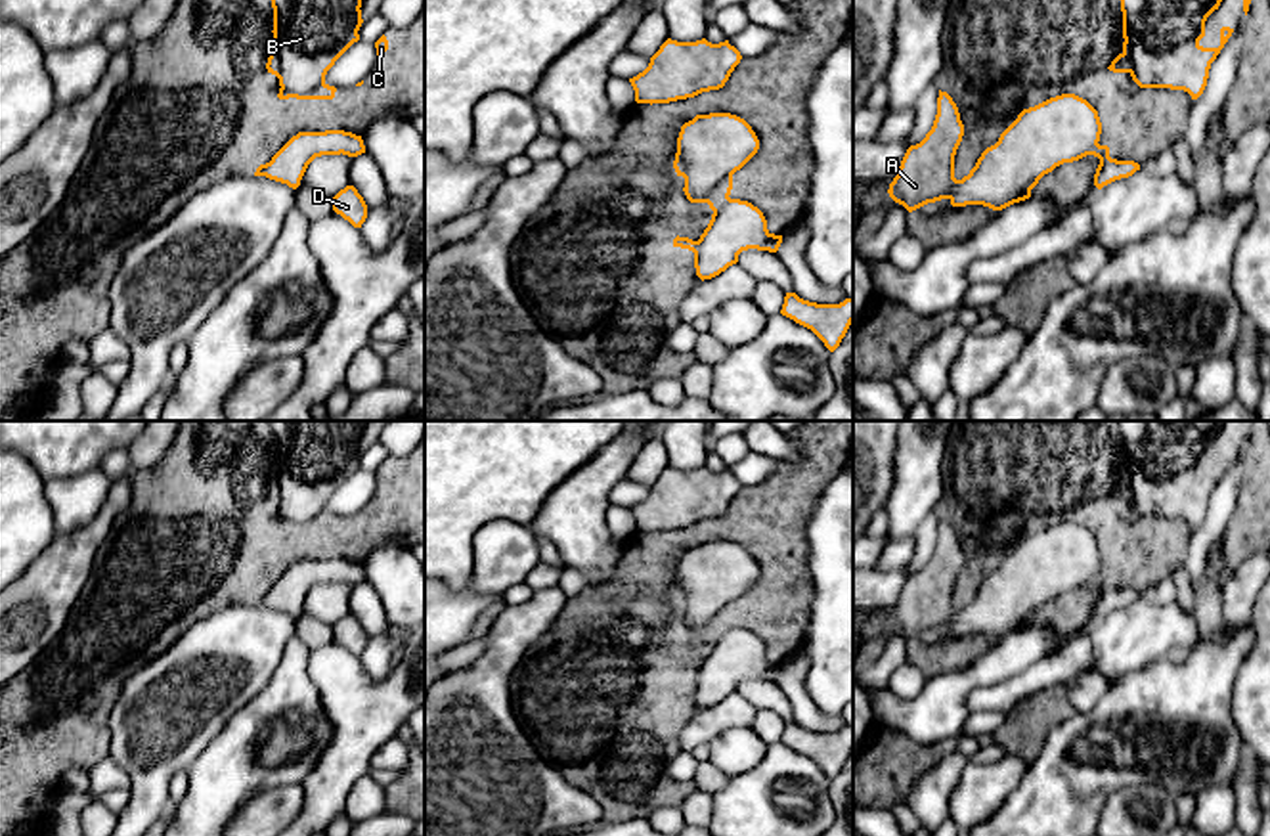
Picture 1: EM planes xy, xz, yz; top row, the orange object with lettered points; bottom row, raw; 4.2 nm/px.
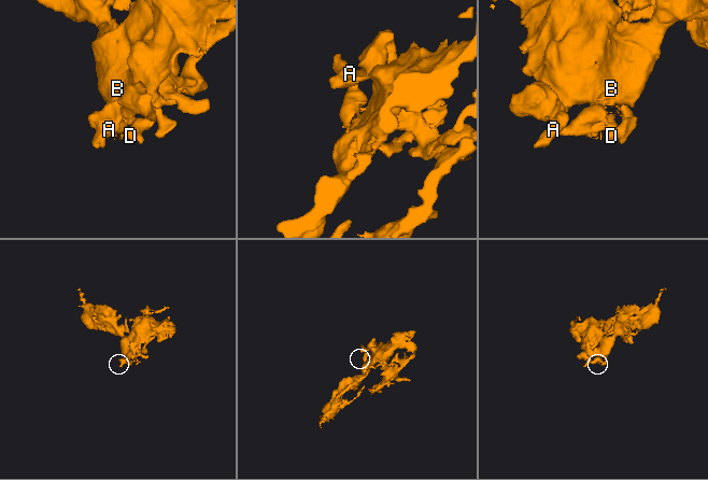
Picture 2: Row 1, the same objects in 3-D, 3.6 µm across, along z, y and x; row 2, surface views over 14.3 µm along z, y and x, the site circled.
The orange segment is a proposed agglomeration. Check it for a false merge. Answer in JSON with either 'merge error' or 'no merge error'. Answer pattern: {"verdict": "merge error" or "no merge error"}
{"verdict": "merge error"}

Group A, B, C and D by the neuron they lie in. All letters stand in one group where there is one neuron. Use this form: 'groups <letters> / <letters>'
groups A B D / C

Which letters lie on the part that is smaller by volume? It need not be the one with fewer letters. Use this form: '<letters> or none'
C

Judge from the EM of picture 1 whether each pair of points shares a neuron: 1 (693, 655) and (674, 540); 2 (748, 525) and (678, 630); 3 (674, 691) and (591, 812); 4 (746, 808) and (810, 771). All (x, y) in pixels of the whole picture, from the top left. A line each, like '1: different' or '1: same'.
1: same
2: same
3: different
4: same

